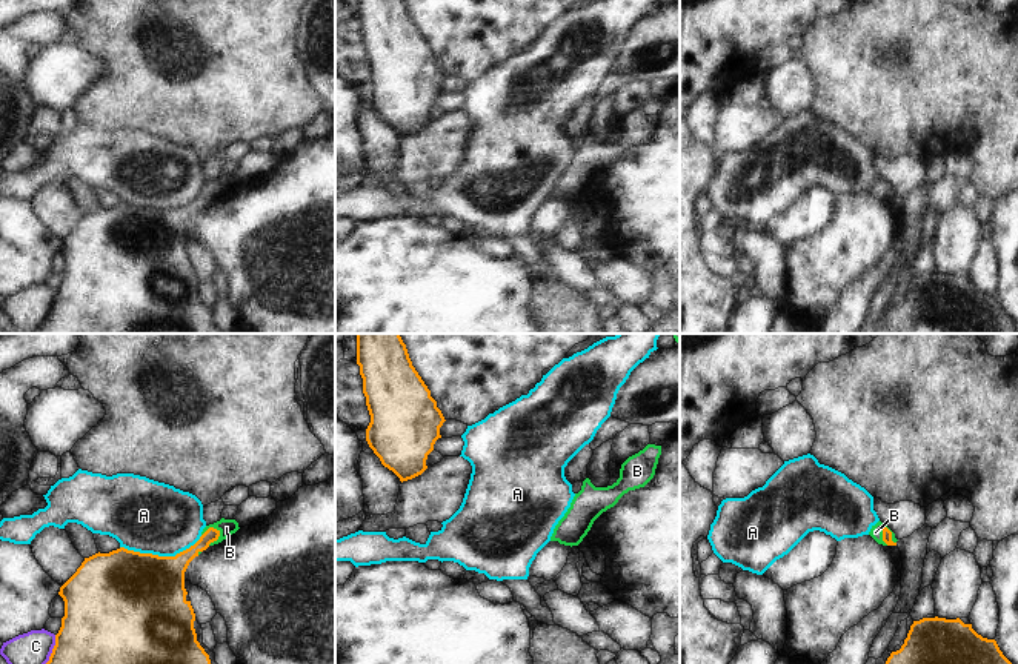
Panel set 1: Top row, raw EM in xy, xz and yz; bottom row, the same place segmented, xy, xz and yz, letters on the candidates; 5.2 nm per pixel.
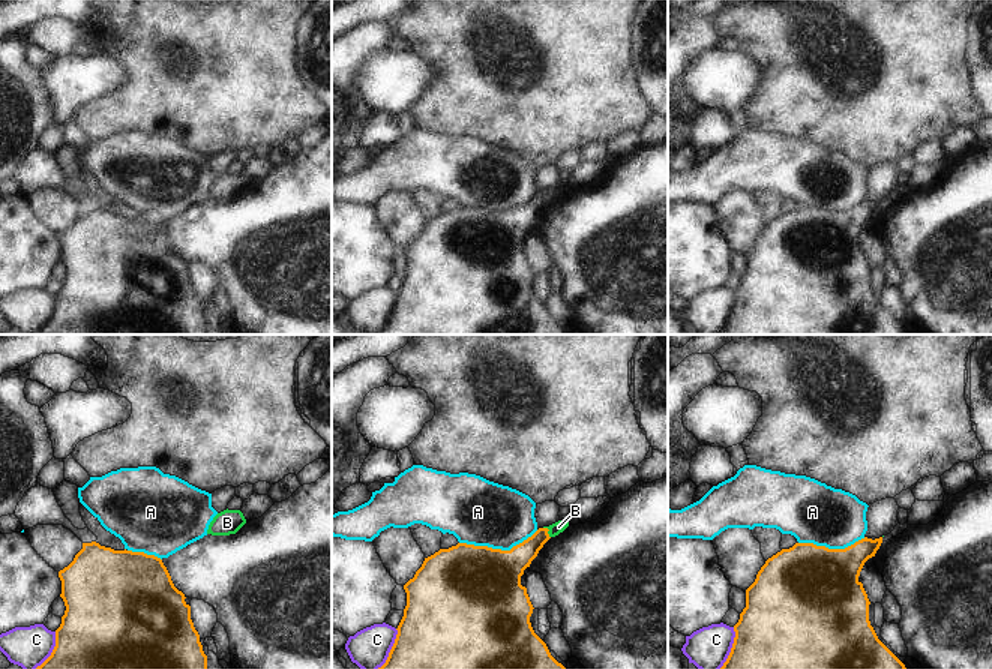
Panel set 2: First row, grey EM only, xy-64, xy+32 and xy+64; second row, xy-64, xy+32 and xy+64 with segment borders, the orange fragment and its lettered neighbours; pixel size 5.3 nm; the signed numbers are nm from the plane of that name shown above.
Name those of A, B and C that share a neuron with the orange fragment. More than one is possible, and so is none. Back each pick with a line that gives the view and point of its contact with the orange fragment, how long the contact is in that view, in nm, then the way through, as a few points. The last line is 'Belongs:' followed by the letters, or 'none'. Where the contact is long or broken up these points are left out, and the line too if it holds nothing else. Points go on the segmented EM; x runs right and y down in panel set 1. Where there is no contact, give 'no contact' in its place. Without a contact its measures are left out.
B: yz (891, 535) | 110 nm | across yz (886, 534), (891, 535), (886, 527), (875, 532)
Belongs: B

